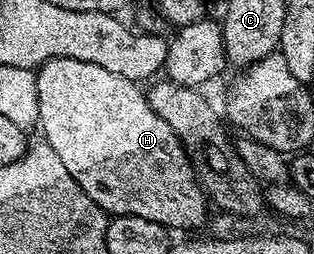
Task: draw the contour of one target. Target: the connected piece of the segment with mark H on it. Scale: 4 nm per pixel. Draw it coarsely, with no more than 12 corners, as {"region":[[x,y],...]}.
{"region":[[36,71],[38,123],[106,215],[197,230],[211,203],[146,91]]}

